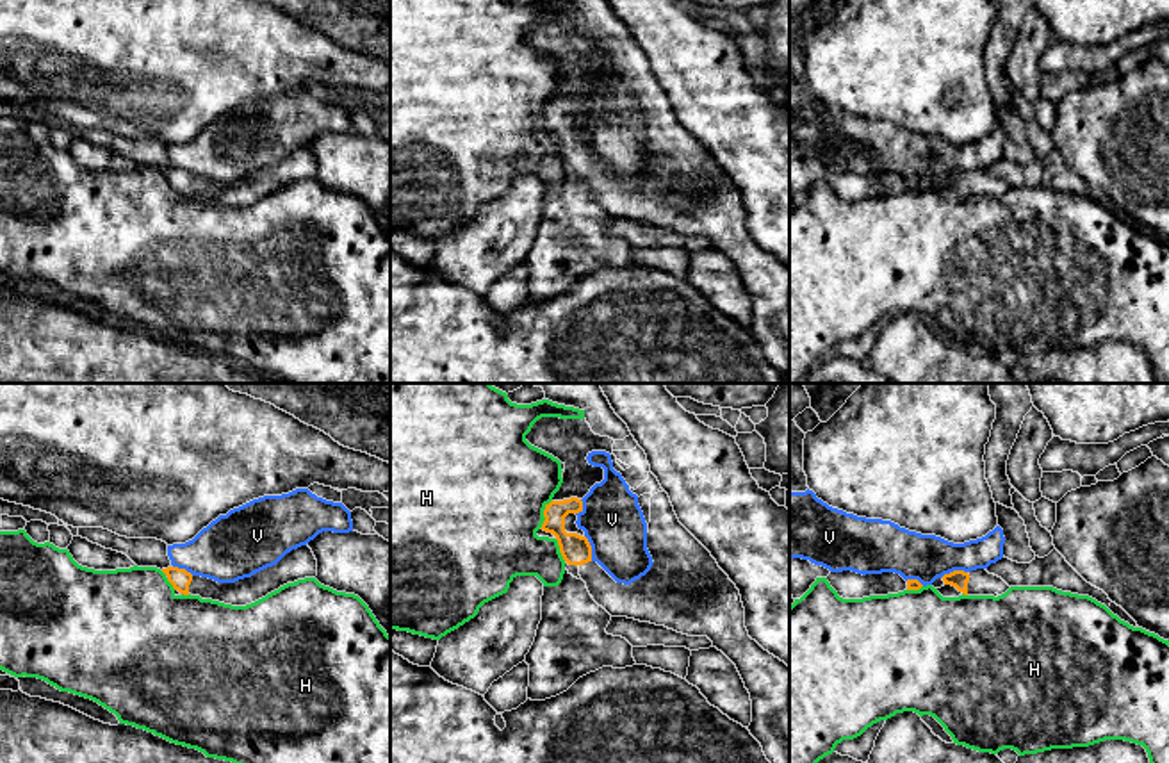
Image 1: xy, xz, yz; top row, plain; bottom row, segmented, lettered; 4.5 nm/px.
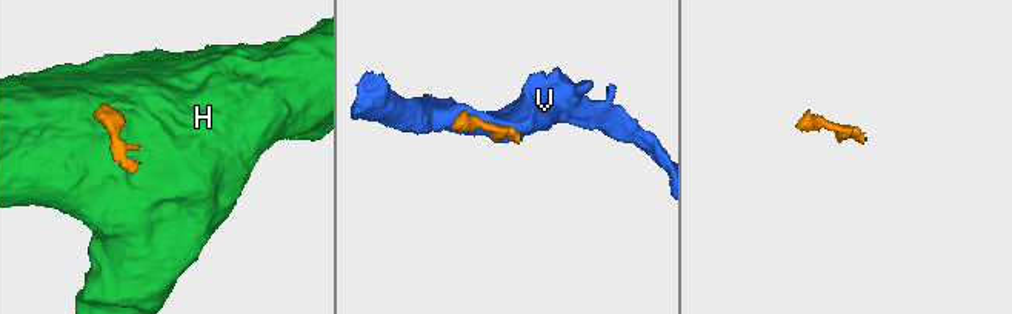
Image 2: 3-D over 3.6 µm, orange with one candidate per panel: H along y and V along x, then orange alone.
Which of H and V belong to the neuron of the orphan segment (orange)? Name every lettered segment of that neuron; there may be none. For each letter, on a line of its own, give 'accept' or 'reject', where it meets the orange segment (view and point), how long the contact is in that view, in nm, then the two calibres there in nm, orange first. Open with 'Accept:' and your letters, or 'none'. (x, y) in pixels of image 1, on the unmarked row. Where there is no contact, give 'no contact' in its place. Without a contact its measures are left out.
Accept: none
H: reject; meets orange in xz at (544, 114); contact 150 nm long; 140 nm thick on the orange side, 480 nm on the other
V: reject; meets orange in xz at (590, 148); contact 120 nm long; 140 nm thick on the orange side, 280 nm on the other

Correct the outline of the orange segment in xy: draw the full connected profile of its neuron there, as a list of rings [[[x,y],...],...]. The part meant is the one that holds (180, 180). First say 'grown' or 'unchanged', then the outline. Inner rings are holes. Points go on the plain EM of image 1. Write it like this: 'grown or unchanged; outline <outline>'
grown; outline [[[308,146],[287,153],[276,166],[235,184],[217,184],[208,178],[192,176],[185,169],[162,169],[168,182],[184,196],[200,196],[232,207],[251,205],[287,184],[317,176],[317,160]]]

